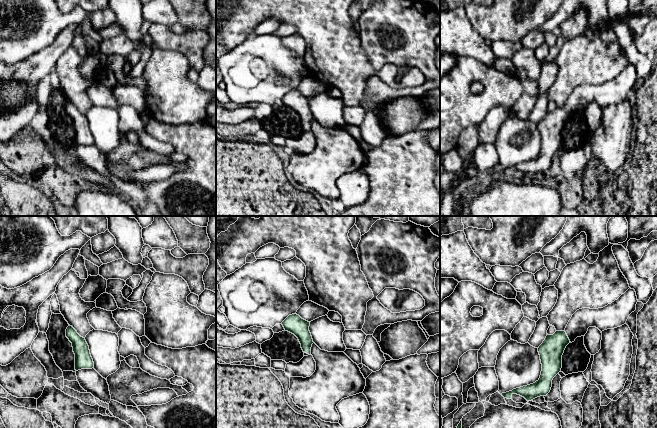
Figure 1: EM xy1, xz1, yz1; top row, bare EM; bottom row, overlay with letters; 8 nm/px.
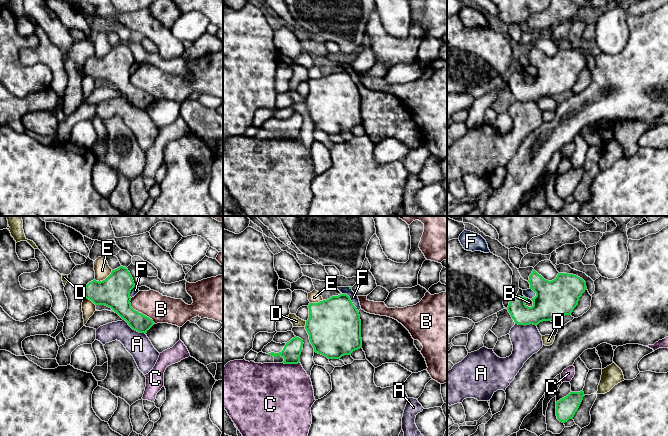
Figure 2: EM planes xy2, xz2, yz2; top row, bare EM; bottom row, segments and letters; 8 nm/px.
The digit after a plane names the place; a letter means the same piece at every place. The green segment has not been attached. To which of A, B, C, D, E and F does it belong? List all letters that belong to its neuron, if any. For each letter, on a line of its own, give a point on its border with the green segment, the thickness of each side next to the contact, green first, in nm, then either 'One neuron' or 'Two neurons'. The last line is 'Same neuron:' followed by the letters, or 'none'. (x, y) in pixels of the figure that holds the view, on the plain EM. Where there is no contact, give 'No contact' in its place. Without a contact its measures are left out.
A: Touches green at xy2 (134, 105). Thickness 170 nm (green) against 190 nm. Two neurons
B: Touches green at xy2 (138, 88). Thickness 260 nm (green) against 220 nm. Two neurons
C: Touches green at xz2 (290, 139). Thickness 150 nm (green) against 480 nm. Two neurons
D: Touches green at xz2 (306, 100). Thickness 440 nm (green) against 80 nm. Two neurons
E: Touches green at xy2 (103, 56). Thickness 260 nm (green) against 130 nm. Two neurons
F: Touches green at xz2 (351, 77). Thickness 440 nm (green) against 60 nm. Two neurons
Same neuron: none

